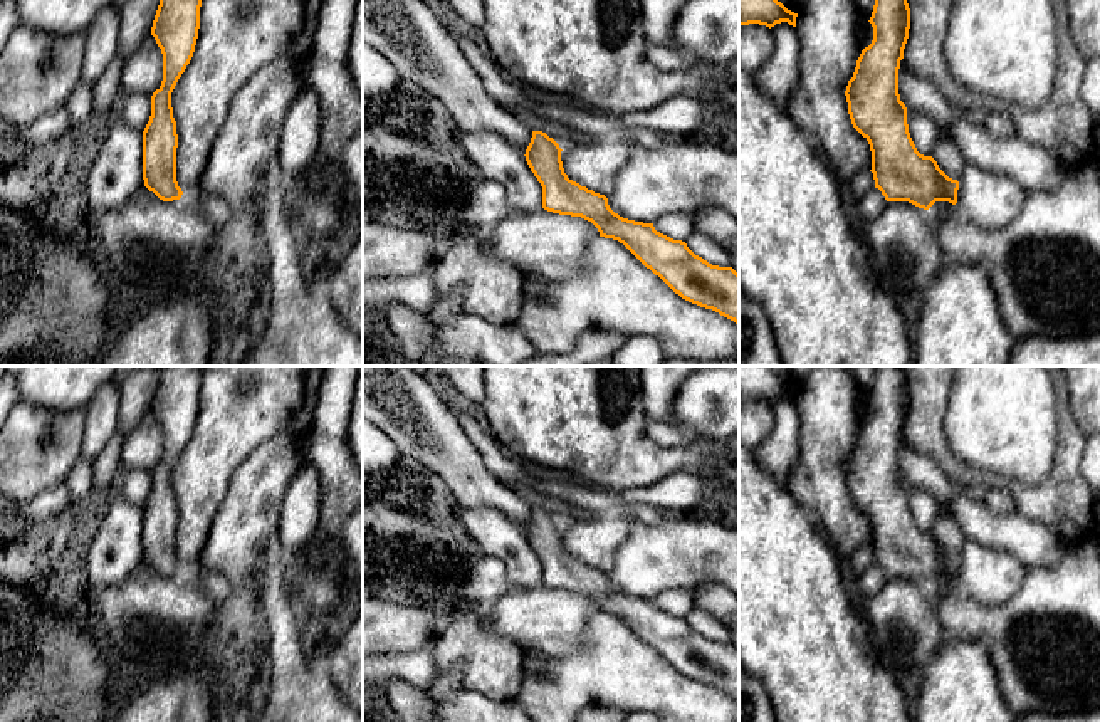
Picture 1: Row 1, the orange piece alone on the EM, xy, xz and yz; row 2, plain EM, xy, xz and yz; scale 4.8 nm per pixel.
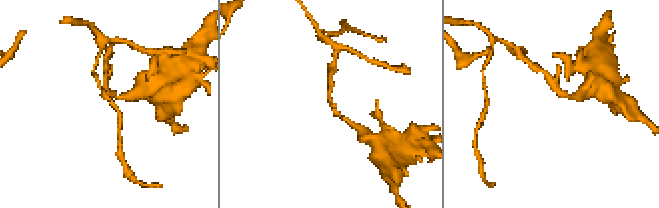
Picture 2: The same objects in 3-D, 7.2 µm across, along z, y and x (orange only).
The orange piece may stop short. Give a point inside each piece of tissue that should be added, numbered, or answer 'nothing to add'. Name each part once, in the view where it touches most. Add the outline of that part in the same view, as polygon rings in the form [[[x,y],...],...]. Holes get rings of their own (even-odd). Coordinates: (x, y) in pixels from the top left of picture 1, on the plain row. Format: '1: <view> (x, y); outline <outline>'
nothing to add

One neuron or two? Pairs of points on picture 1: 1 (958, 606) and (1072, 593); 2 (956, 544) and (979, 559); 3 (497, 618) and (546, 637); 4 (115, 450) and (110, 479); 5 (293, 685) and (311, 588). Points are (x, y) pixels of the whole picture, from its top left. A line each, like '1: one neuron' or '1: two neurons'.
1: one neuron
2: two neurons
3: one neuron
4: one neuron
5: two neurons

